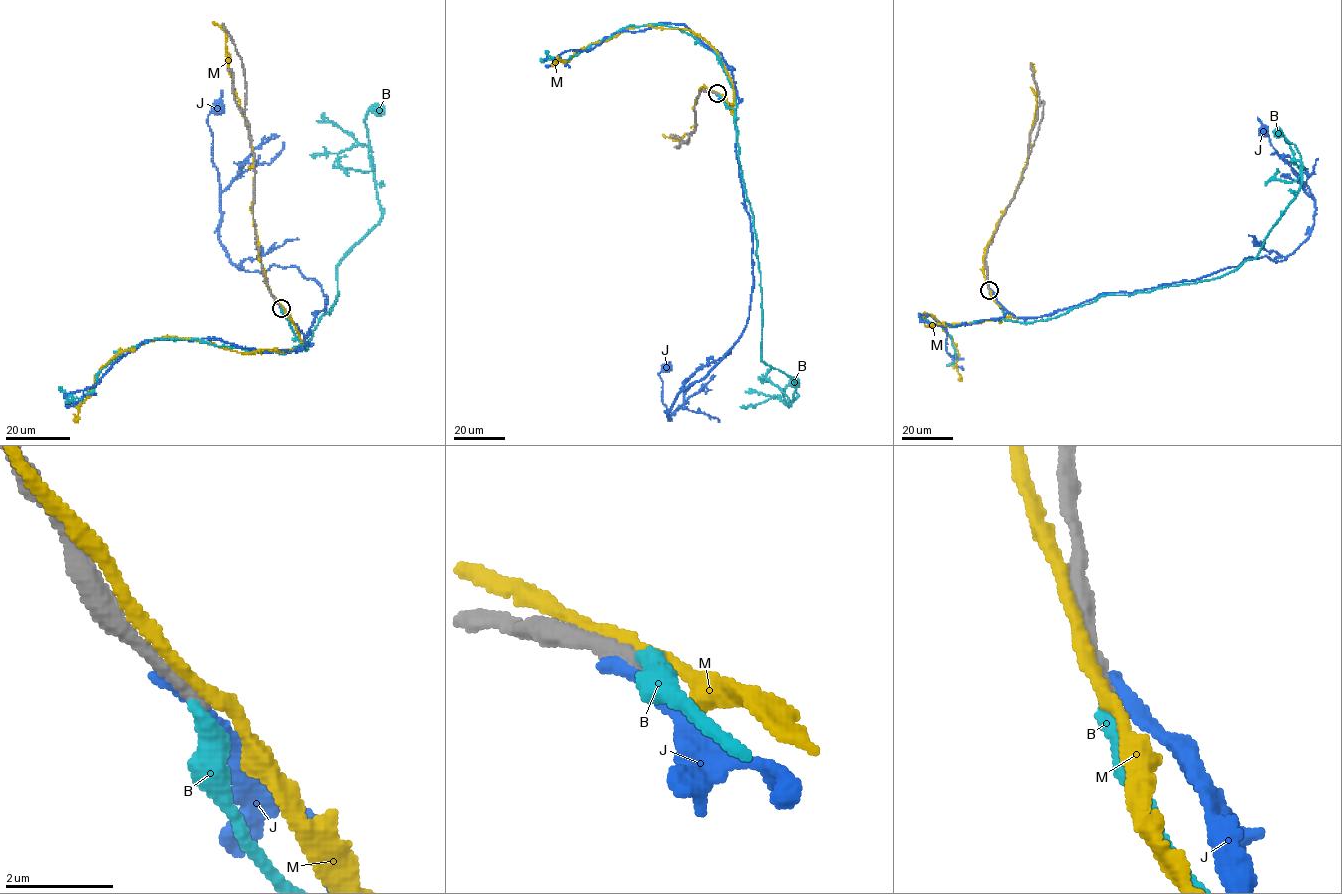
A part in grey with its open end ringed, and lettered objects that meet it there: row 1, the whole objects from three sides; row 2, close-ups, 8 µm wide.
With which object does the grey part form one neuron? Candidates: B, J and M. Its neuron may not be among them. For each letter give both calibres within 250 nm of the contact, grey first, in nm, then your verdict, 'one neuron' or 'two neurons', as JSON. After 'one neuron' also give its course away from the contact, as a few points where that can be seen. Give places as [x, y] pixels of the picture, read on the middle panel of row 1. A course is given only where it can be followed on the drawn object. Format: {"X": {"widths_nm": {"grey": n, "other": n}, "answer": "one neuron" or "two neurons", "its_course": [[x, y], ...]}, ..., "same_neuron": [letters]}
{"B": {"widths_nm": {"grey": 240, "other": 360}, "answer": "two neurons"}, "J": {"widths_nm": {"grey": 280, "other": 360}, "answer": "two neurons"}, "M": {"widths_nm": {"grey": 280, "other": 240}, "answer": "two neurons"}, "same_neuron": []}

